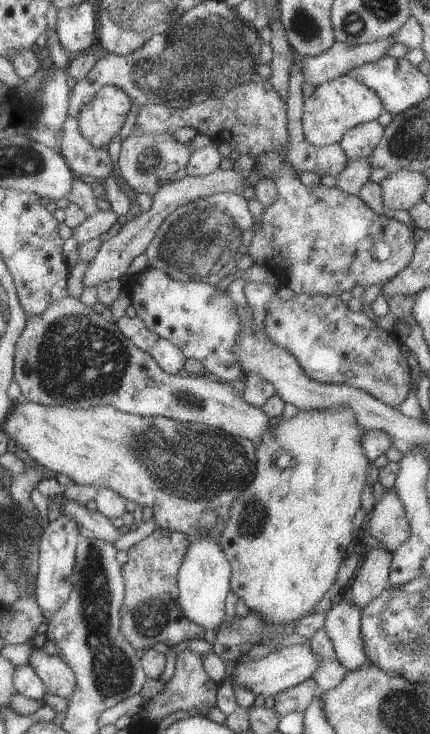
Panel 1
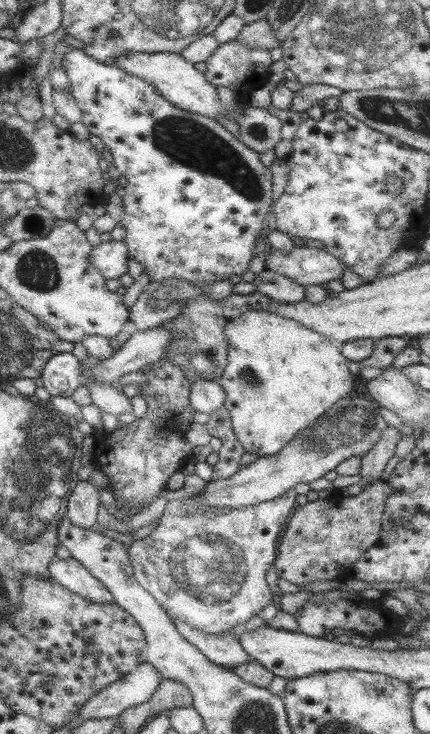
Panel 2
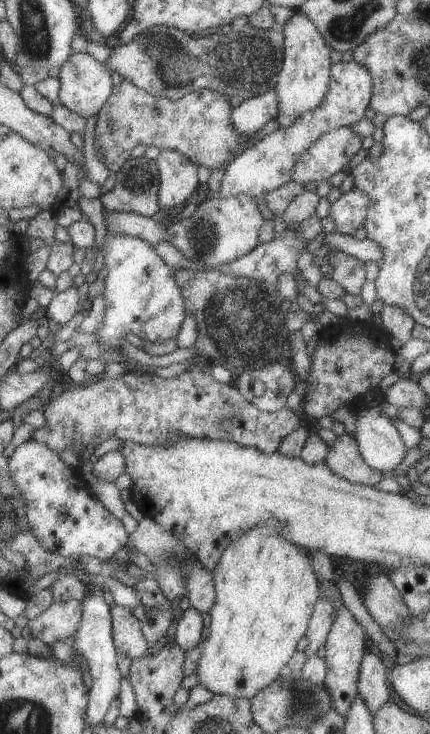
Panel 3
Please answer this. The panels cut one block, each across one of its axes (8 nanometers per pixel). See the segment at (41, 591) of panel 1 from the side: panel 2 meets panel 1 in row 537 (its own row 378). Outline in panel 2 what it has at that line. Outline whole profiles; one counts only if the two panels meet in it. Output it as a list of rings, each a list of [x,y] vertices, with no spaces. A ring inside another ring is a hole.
[[[60,353],[46,362],[41,378],[51,396],[71,397],[82,384],[80,362],[72,353]]]

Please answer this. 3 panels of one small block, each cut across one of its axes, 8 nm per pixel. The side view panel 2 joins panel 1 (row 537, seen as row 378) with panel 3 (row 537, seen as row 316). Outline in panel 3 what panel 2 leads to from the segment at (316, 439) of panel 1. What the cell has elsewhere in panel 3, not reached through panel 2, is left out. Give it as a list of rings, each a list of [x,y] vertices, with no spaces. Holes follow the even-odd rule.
[[[266,521],[248,530],[228,544],[220,561],[212,570],[215,602],[208,612],[210,634],[202,641],[201,657],[194,673],[198,684],[206,686],[214,696],[252,699],[286,670],[297,644],[306,635],[314,606],[321,599],[319,579],[311,564],[311,554],[283,538],[278,521]]]

